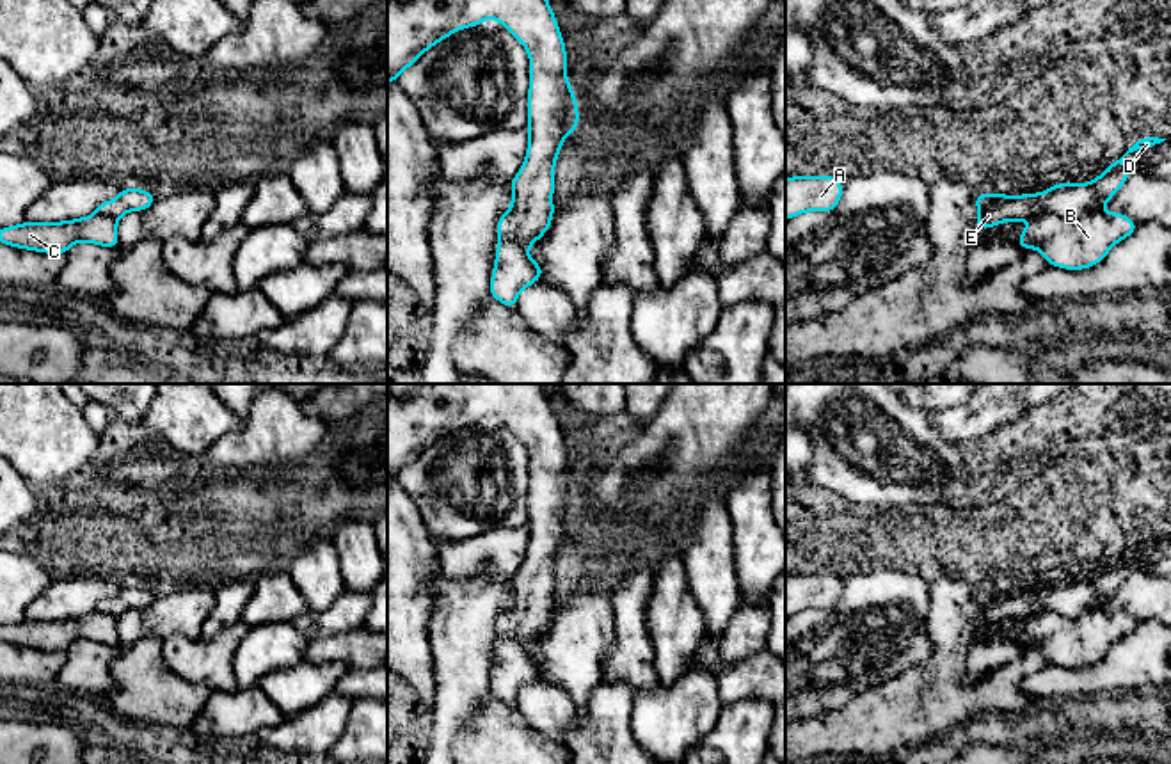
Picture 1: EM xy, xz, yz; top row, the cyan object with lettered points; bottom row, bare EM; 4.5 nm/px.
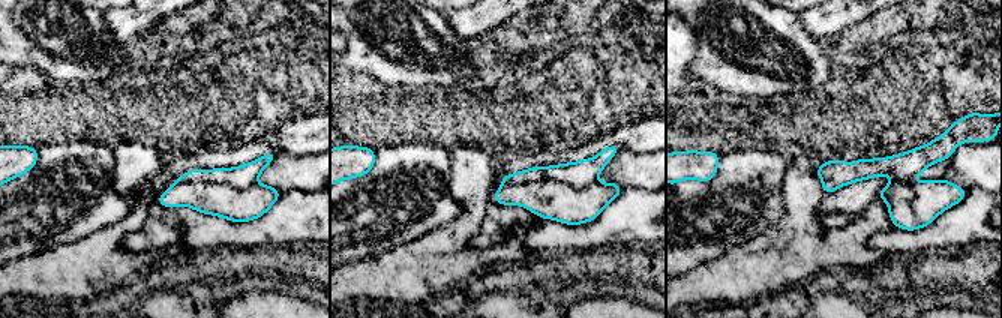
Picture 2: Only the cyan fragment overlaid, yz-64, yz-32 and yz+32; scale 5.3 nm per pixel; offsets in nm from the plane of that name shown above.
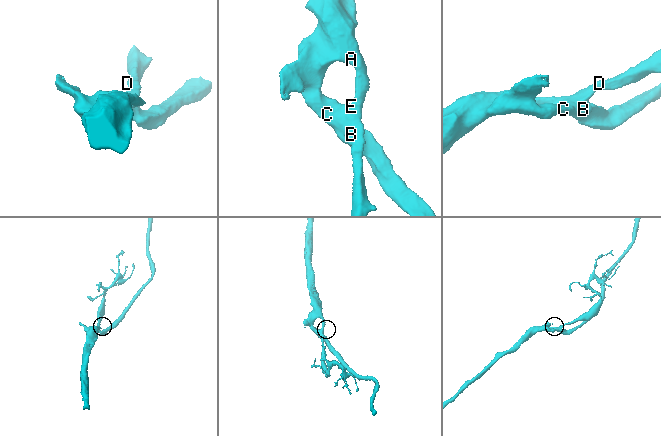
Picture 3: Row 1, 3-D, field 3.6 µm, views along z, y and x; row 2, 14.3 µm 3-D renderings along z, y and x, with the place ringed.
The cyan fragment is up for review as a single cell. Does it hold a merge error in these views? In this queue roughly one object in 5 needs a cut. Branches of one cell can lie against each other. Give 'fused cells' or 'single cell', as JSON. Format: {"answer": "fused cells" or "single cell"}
{"answer": "single cell"}

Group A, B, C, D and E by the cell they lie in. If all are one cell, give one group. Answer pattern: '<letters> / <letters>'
A B C D E

